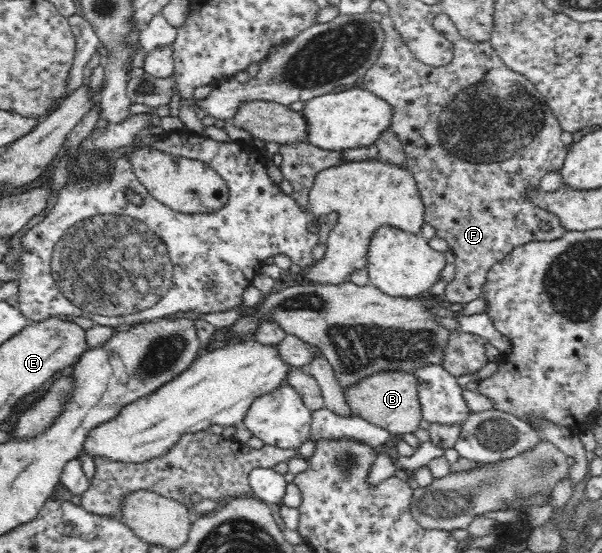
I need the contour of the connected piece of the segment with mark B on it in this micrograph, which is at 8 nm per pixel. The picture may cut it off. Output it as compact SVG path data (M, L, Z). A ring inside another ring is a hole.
M382 371L363 378L345 392L345 400L353 413L392 435L413 433L426 423L419 401L419 378L412 373Z

